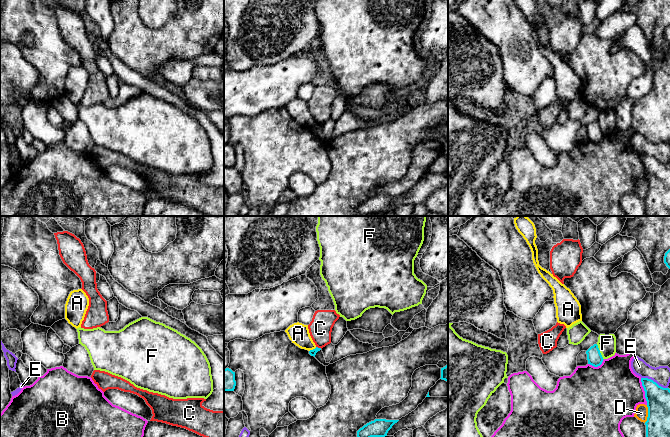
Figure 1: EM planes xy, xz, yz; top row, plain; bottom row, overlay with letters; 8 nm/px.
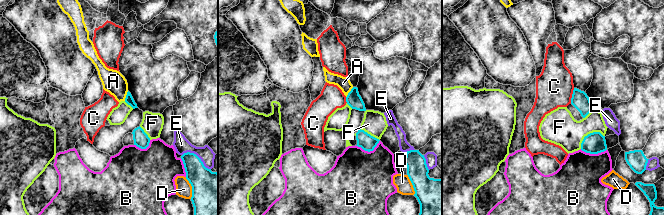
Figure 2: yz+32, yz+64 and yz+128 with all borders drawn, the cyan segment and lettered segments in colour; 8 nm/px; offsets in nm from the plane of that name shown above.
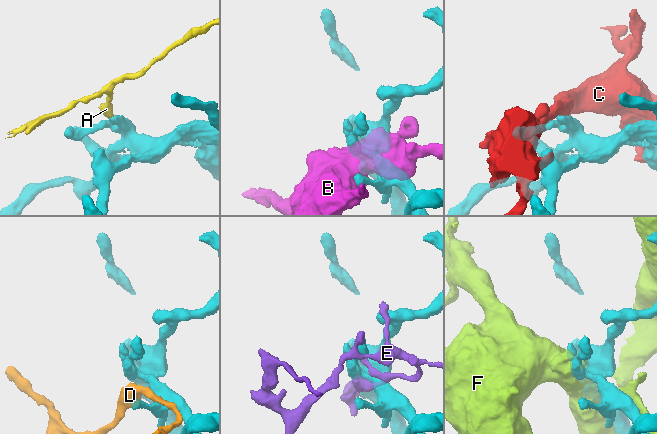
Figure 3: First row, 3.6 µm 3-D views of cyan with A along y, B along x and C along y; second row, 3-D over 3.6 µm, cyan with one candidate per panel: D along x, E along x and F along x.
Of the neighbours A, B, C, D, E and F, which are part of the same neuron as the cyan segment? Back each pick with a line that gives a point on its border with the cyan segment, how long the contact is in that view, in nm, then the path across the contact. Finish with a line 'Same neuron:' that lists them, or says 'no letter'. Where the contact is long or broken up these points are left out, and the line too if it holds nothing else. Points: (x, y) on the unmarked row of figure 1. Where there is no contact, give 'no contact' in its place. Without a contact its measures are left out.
Same neuron: no letter

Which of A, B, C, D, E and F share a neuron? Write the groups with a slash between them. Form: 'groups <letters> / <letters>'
groups A / B / C / D / E / F

